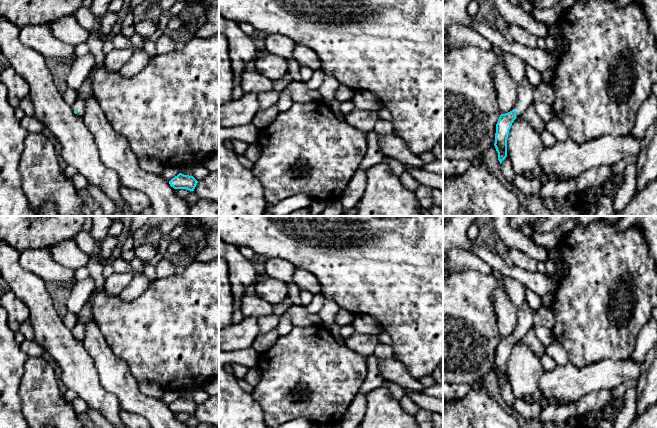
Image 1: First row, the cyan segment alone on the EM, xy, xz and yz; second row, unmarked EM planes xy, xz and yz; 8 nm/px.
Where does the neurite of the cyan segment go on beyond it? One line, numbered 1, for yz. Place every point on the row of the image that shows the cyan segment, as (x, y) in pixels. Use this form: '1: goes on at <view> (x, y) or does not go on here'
1: goes on at yz (525, 91)

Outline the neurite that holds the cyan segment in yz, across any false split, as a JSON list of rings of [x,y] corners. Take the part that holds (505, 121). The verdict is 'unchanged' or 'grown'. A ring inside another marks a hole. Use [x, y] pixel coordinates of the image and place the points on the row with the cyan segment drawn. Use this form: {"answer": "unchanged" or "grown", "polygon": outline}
{"answer": "grown", "polygon": [[[527,78],[521,84],[517,85],[517,92],[518,99],[514,109],[508,113],[501,114],[496,124],[494,146],[498,153],[500,164],[507,157],[507,138],[512,123],[517,117],[522,116],[534,101],[534,89]]]}

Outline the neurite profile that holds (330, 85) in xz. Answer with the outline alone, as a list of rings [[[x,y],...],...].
[[[325,75],[322,85],[318,88],[320,101],[330,107],[332,113],[339,121],[345,121],[340,111],[340,102],[335,98],[335,92],[341,83],[332,75]]]

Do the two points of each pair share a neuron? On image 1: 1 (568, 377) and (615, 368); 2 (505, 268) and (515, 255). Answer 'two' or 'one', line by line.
1: one
2: two

